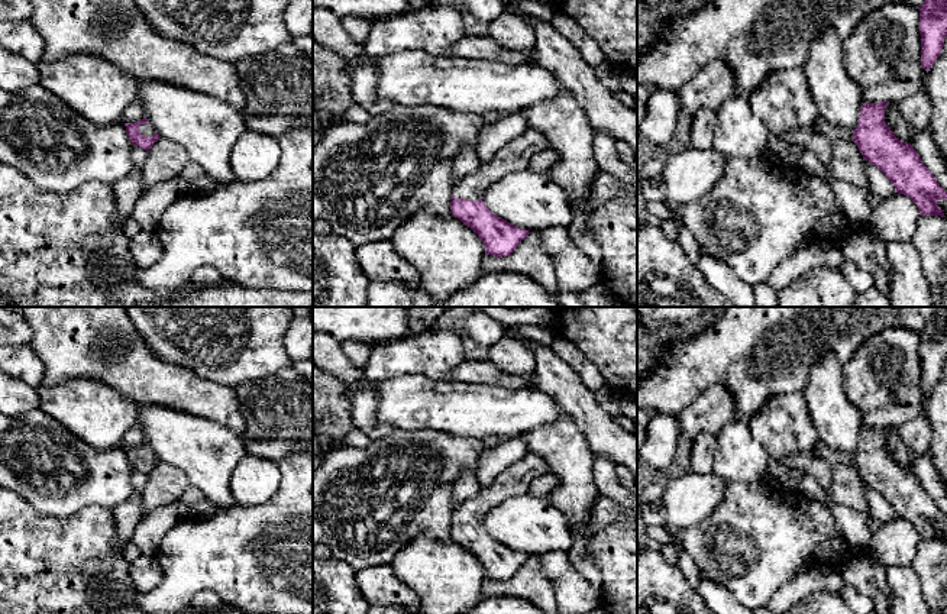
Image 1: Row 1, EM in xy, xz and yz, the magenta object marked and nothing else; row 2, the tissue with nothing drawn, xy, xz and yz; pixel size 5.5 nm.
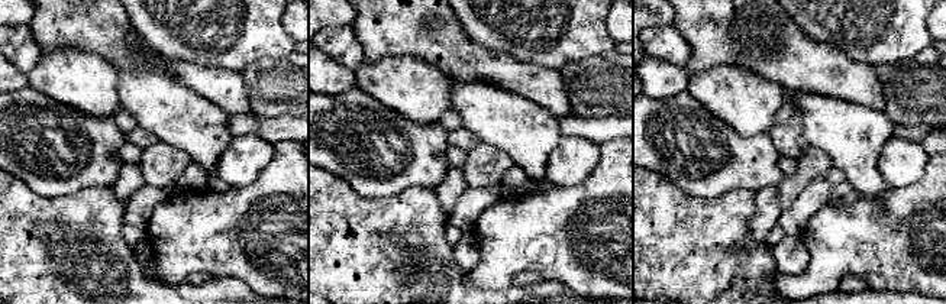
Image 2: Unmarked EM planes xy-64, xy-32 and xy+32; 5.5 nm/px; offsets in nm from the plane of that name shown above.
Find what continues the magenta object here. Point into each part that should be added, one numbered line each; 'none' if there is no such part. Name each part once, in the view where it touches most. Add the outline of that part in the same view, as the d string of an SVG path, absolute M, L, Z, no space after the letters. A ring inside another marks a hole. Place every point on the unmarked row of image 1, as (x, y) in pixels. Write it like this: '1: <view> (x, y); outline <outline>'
1: xy (146, 453); outline M149 447L140 449L140 450L139 450L139 456L140 456L143 460L148 460L148 462L151 462L151 460L155 459L155 453L153 453L153 450L149 449Z

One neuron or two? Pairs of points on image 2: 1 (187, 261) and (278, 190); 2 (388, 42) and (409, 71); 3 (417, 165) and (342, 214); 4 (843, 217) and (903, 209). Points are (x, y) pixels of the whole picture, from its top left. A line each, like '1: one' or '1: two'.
1: one
2: two
3: two
4: one

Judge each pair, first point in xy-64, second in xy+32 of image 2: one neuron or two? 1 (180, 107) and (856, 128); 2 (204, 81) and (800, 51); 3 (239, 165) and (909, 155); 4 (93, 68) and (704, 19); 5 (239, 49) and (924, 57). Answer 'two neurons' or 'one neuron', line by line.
1: one neuron
2: one neuron
3: one neuron
4: two neurons
5: two neurons

